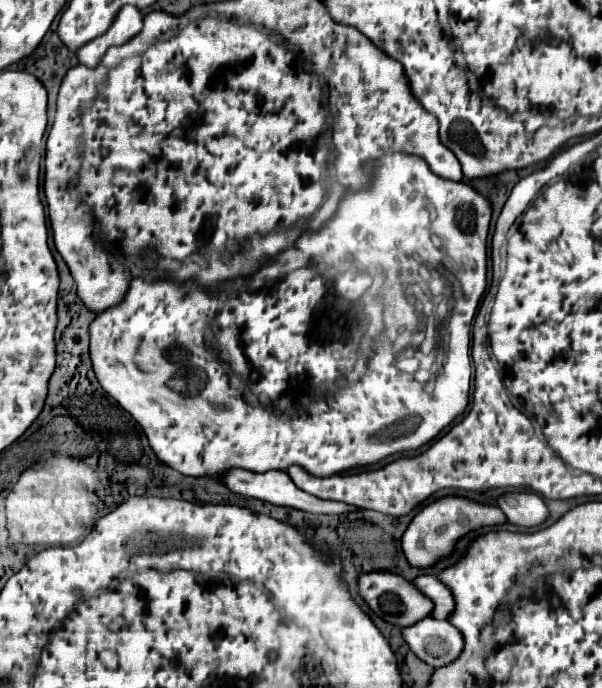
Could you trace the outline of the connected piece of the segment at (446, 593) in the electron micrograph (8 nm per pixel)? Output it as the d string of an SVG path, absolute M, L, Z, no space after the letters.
M424 574L418 576L414 580L416 588L420 588L428 598L432 598L432 602L436 604L436 612L432 612L432 618L438 620L448 620L448 616L454 612L454 596L450 592L450 588L446 588L446 584L442 584L436 576L432 574Z

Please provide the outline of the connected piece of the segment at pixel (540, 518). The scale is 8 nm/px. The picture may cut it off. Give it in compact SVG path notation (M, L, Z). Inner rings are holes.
M510 492L498 500L498 506L506 514L510 524L522 528L540 526L548 518L548 508L544 500L534 492Z

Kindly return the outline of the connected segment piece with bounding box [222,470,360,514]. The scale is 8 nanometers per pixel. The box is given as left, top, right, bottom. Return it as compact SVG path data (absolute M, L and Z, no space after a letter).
M236 470L236 472L228 472L228 480L222 480L232 492L248 496L248 498L258 498L276 506L288 506L288 508L296 508L296 510L304 510L310 514L346 514L346 512L356 512L360 508L352 506L352 504L344 504L344 502L334 502L334 500L320 500L312 494L302 492L300 488L294 486L294 482L290 480L290 476L286 472L264 472L264 474L256 474L256 472L248 472L248 470Z

